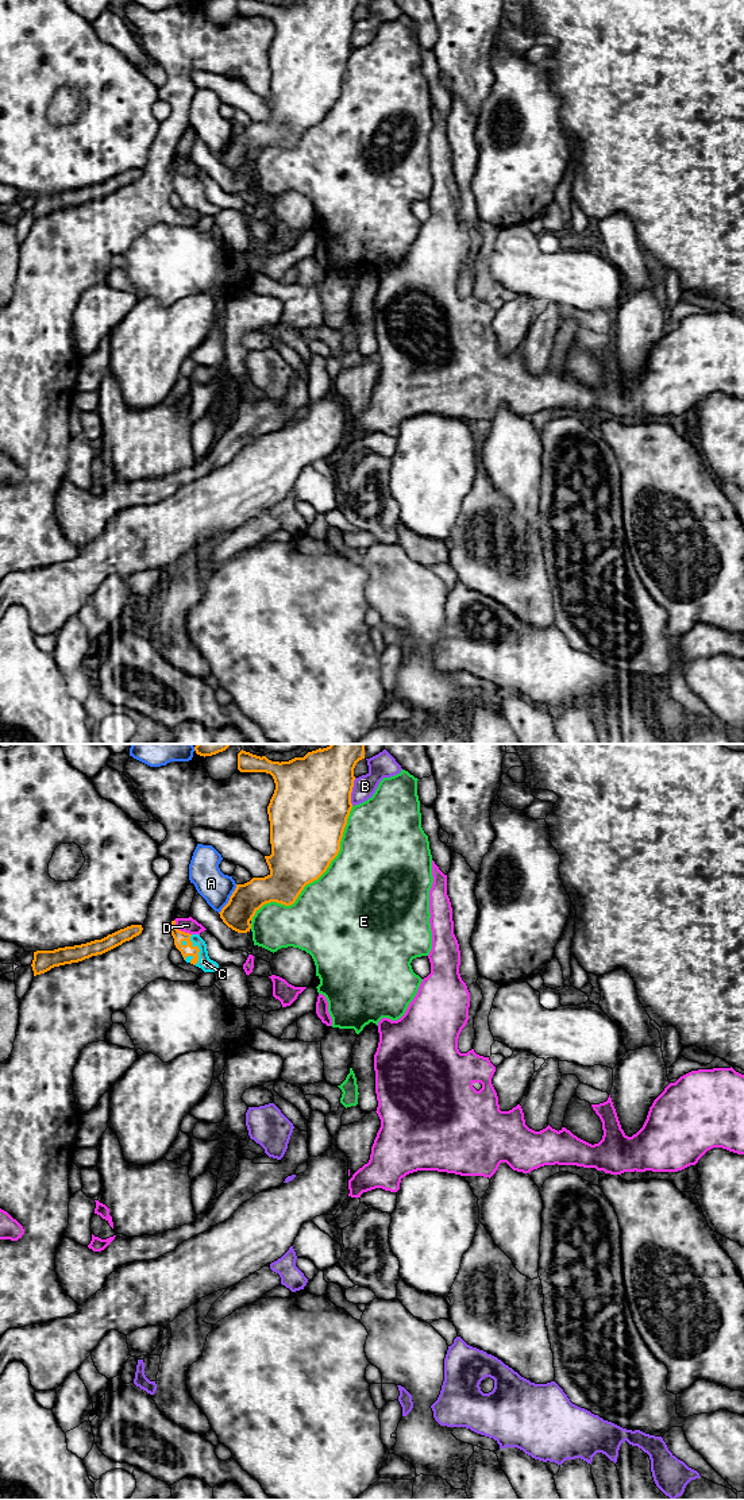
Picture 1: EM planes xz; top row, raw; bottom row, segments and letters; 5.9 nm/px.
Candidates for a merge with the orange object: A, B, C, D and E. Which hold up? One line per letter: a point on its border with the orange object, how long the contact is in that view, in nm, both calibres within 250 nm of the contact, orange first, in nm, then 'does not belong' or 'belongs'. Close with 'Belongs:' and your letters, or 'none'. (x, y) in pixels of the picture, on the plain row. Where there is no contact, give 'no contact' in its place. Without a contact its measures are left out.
A: xz (230, 143) | 200 nm | 180/190 nm | does not belong
B: xz (351, 35) | 170 nm | 460/140 nm | does not belong
C: xz (199, 193) | 190 nm | 70/80 nm | belongs
D: xz (180, 174) | 140 nm | 70/90 nm | does not belong
E: xz (316, 123) | 900 nm | 400/500 nm | does not belong
Belongs: C

